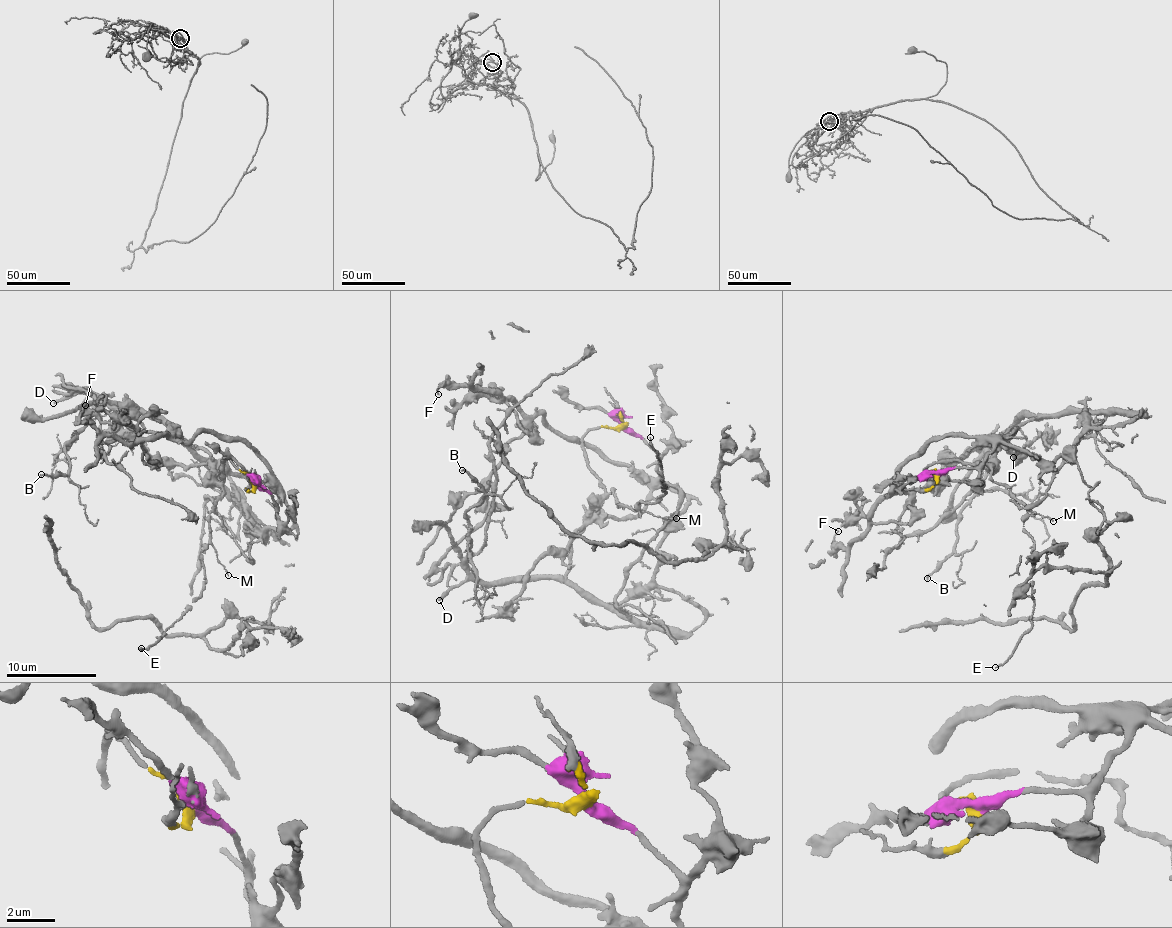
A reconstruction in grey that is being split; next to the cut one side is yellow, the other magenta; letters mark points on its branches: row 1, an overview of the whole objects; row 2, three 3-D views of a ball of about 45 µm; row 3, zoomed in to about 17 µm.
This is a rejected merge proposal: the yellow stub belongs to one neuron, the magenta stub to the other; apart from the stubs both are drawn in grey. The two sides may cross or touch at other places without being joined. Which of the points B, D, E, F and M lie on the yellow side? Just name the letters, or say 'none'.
B, D, E, M

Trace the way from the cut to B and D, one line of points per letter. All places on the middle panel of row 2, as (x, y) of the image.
B: (622, 428), (583, 439), (603, 495), (566, 573), (470, 576), (466, 511), (485, 498), (462, 471)
D: (622, 428), (592, 429), (583, 439), (603, 495), (571, 542), (566, 573), (489, 582), (469, 576), (439, 599)

